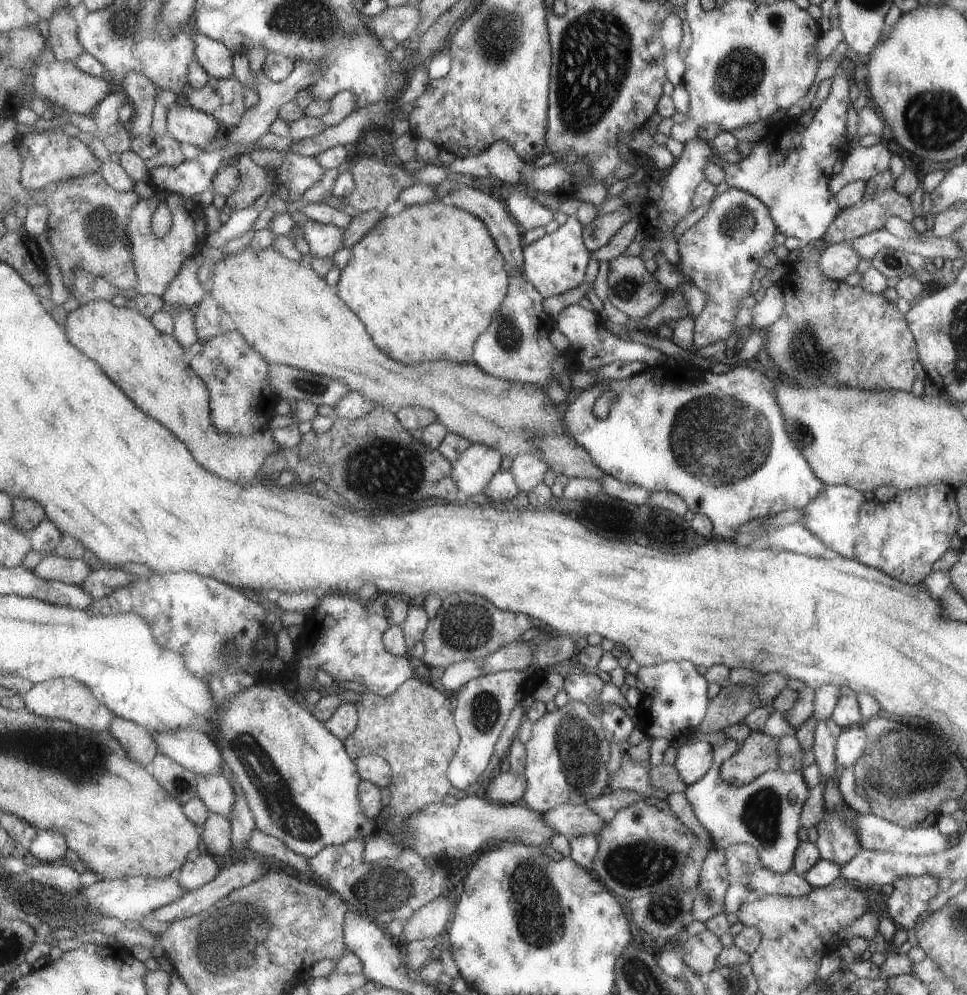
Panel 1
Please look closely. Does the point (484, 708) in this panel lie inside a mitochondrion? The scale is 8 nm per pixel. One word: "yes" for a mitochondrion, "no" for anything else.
yes

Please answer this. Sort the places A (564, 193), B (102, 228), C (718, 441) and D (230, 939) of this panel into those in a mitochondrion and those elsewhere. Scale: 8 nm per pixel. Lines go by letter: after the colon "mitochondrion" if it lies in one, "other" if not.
A: other
B: mitochondrion
C: mitochondrion
D: mitochondrion

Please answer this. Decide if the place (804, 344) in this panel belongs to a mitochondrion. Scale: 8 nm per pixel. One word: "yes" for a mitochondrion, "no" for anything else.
yes

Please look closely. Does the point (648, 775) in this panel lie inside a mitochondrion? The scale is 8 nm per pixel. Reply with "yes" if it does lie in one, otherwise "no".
no

